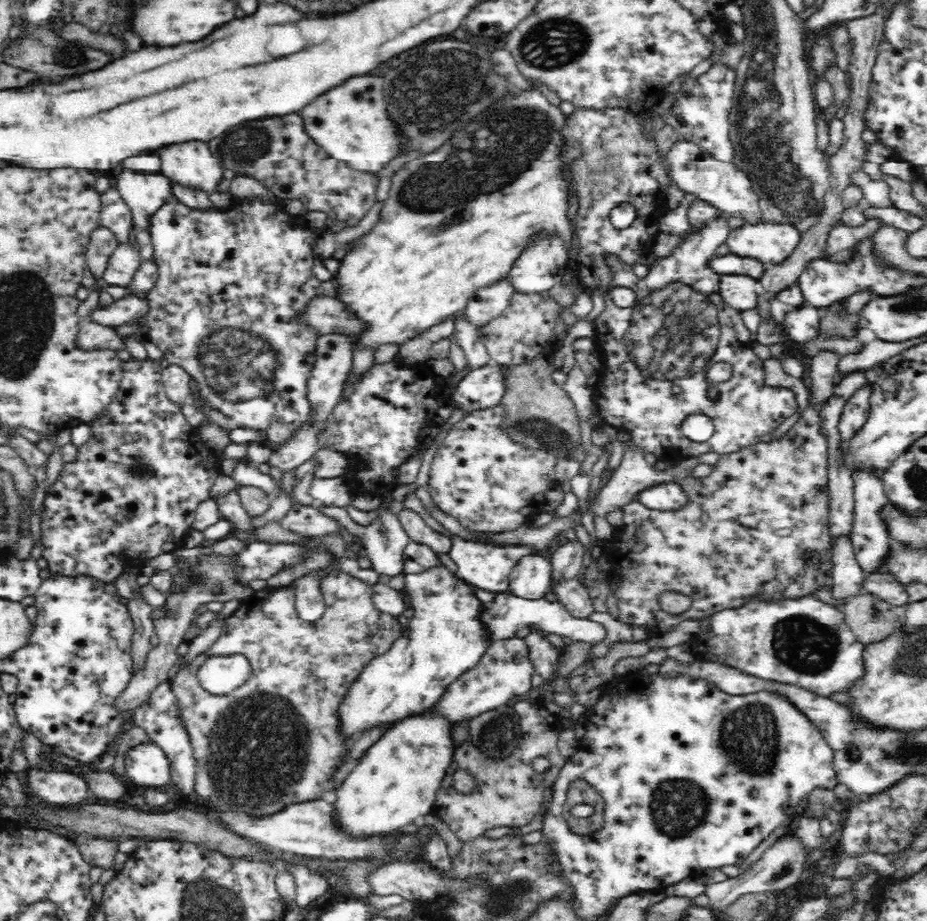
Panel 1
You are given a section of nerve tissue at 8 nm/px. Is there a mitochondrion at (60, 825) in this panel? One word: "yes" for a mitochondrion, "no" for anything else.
no

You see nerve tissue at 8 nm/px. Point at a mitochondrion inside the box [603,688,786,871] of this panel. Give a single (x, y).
(752, 732)

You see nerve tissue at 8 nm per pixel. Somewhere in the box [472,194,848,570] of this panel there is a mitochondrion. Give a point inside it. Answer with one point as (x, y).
(676, 332)

